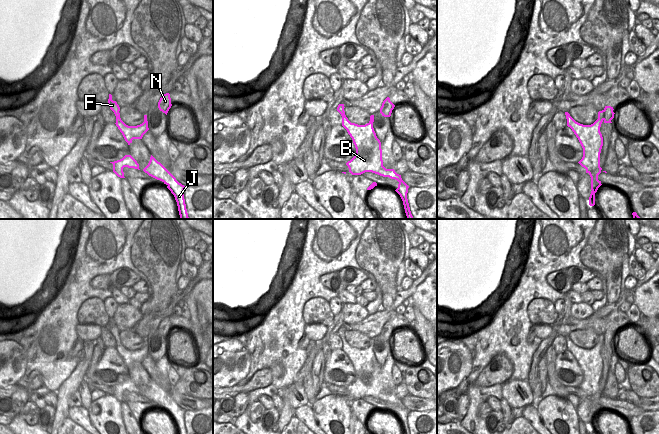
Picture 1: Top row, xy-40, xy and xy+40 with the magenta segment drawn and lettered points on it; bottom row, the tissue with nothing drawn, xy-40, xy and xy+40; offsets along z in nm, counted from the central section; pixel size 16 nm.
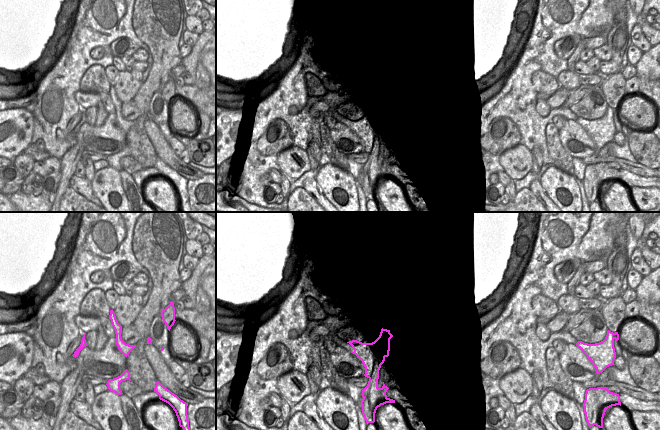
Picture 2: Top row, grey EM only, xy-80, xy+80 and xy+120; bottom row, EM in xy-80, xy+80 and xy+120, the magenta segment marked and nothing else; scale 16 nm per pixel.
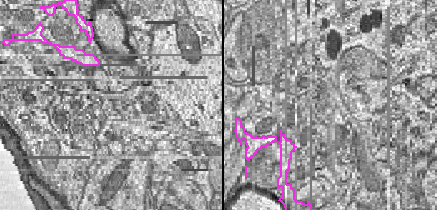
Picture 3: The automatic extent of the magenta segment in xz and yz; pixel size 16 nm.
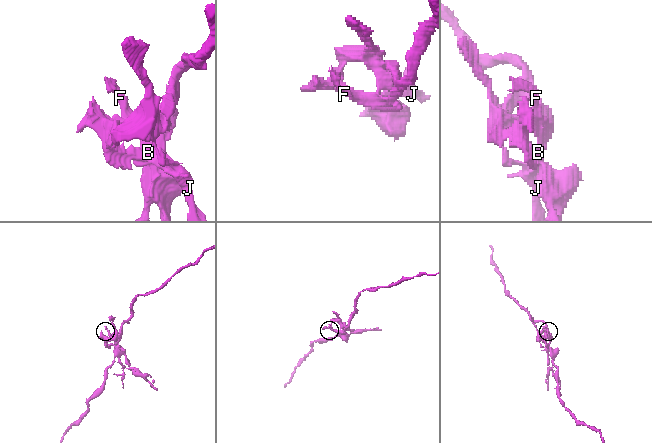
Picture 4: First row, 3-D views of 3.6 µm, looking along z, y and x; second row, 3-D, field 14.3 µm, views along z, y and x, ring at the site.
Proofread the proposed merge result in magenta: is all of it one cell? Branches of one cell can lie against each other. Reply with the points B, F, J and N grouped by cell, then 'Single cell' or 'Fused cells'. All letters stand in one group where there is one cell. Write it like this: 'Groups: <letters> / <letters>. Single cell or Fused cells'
Groups: B F J / N. Fused cells

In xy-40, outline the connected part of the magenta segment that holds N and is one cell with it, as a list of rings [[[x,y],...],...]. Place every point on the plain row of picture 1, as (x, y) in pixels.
[[[166,317],[160,322],[160,324],[158,326],[158,332],[160,335],[162,335],[163,337],[165,337],[167,339],[171,330],[172,330],[172,328],[171,328],[170,318]]]

